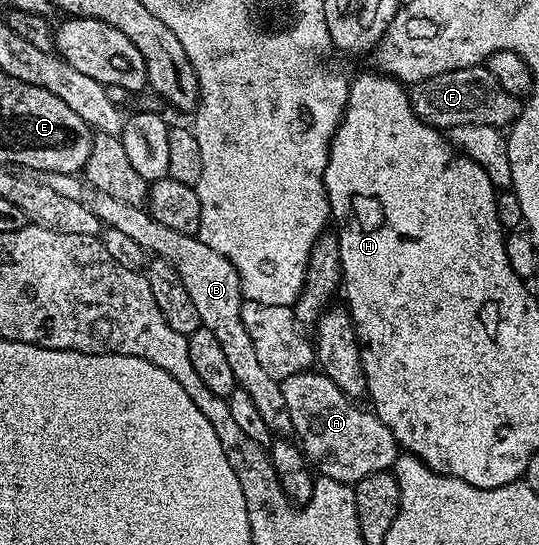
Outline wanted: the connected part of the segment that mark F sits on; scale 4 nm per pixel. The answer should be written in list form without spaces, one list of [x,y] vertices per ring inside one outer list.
[[[484,64],[439,72],[439,76],[412,83],[408,92],[409,103],[415,116],[442,132],[448,132],[453,126],[463,124],[487,124],[508,128],[523,109],[522,103],[511,92],[507,92],[507,88],[502,88],[499,80],[491,76]]]

